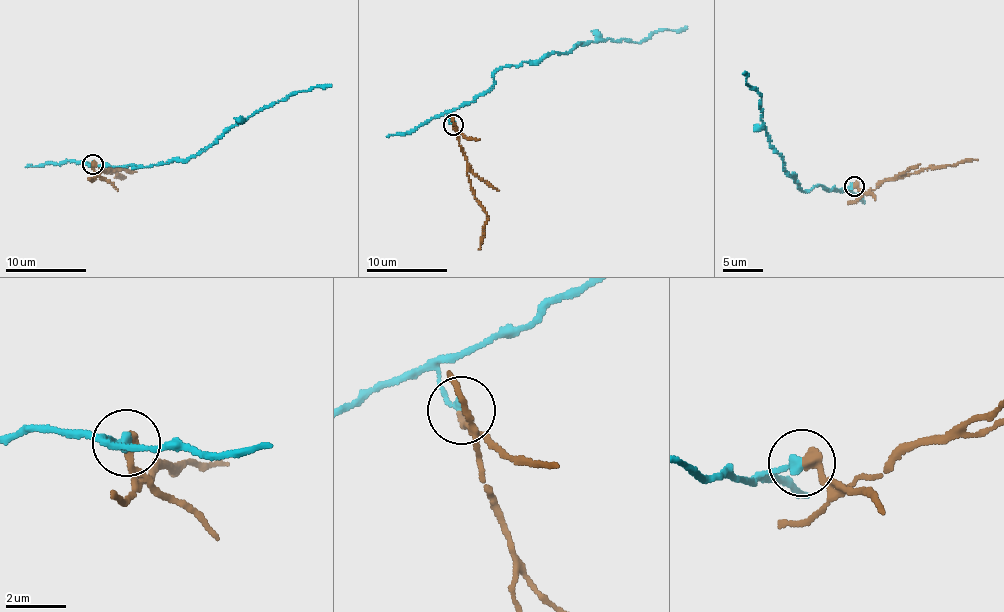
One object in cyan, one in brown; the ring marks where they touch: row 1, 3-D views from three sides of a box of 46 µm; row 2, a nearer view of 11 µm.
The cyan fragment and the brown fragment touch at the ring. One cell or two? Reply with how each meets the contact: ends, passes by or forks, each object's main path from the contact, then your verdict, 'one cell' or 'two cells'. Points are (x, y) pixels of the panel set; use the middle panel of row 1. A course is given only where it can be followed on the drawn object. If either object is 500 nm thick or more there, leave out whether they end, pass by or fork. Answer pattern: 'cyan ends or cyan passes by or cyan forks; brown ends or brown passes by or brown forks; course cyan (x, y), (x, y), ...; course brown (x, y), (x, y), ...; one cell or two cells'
cyan ends; brown ends; course cyan (453, 125), (449, 112), (483, 94), (504, 66), (542, 61), (589, 41), (637, 42), (659, 31), (687, 26); course brown (453, 125), (467, 161), (475, 198), (487, 214), (478, 249); two cells

